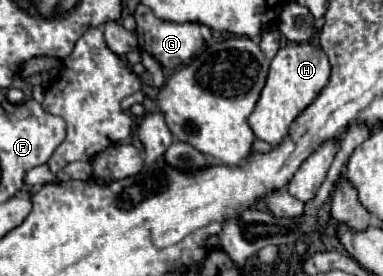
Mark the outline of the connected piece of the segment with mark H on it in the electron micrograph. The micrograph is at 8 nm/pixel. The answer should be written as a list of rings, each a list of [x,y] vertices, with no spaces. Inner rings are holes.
[[[287,44],[275,54],[271,60],[271,68],[267,74],[267,84],[261,92],[261,98],[249,116],[249,126],[257,138],[269,142],[271,146],[279,146],[287,136],[291,124],[297,116],[321,94],[321,90],[329,84],[331,64],[327,54],[313,44]]]

